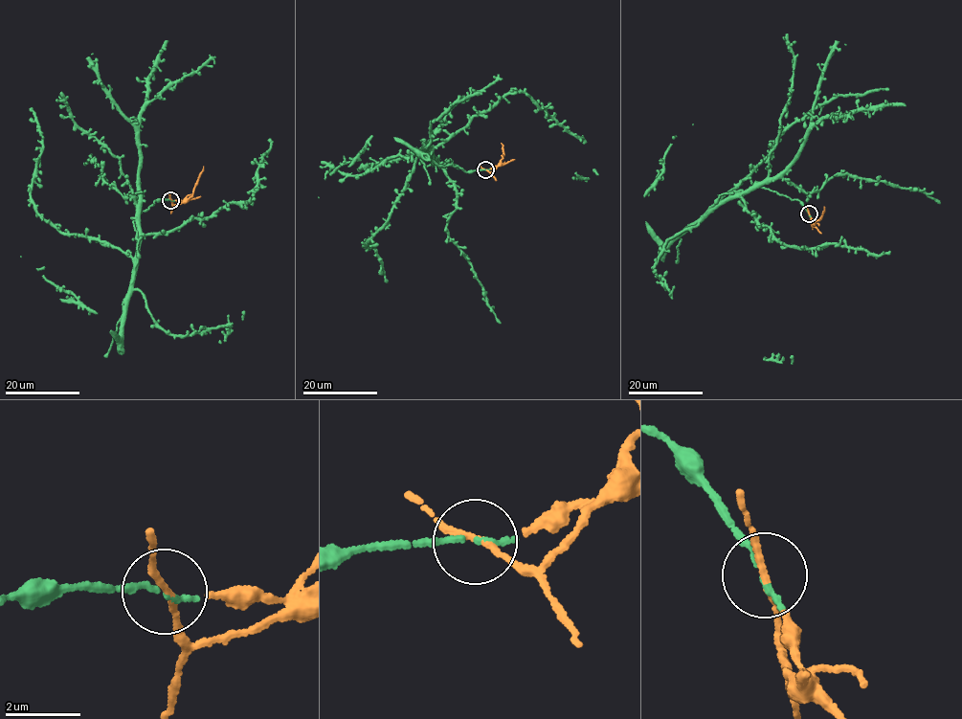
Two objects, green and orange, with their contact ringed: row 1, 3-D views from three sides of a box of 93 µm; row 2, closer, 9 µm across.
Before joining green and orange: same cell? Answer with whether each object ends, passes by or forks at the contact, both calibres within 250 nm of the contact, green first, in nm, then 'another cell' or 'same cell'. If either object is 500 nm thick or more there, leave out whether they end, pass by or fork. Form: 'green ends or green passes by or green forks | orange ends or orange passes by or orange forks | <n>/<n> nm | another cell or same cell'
green ends | orange passes by | 160/140 nm | another cell

